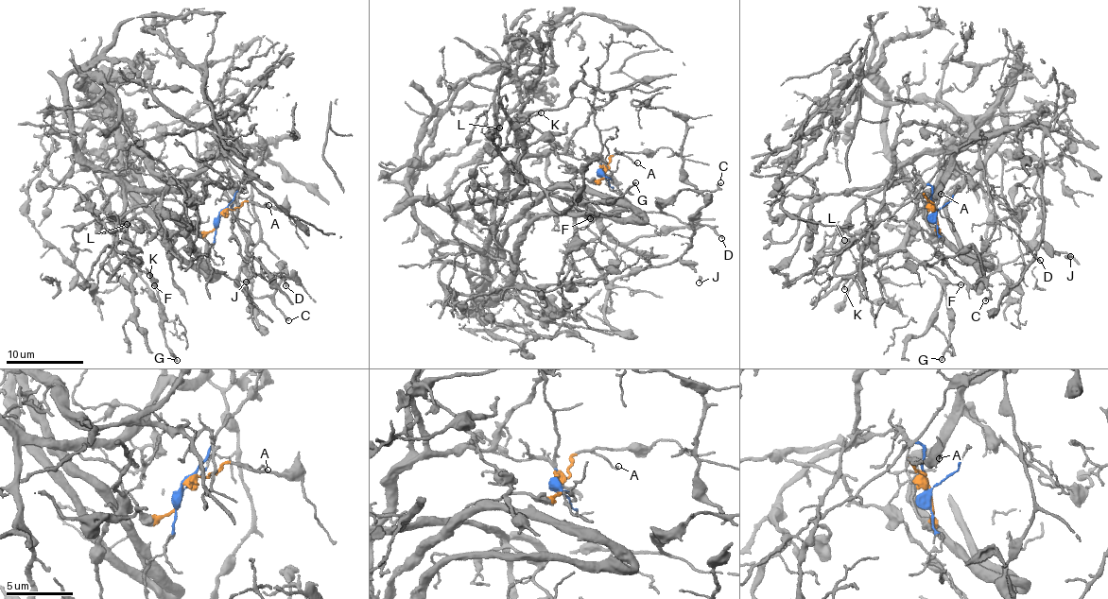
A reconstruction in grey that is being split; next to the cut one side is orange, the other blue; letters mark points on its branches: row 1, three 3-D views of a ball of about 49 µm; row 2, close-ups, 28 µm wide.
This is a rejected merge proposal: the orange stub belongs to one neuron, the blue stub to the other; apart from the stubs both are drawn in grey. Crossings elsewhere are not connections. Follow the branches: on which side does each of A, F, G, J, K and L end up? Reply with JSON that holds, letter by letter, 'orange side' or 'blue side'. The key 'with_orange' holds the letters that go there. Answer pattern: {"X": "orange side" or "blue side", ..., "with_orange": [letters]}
{"A": "orange side", "F": "orange side", "G": "orange side", "J": "orange side", "K": "orange side", "L": "blue side", "with_orange": ["A", "F", "G", "J", "K"]}

